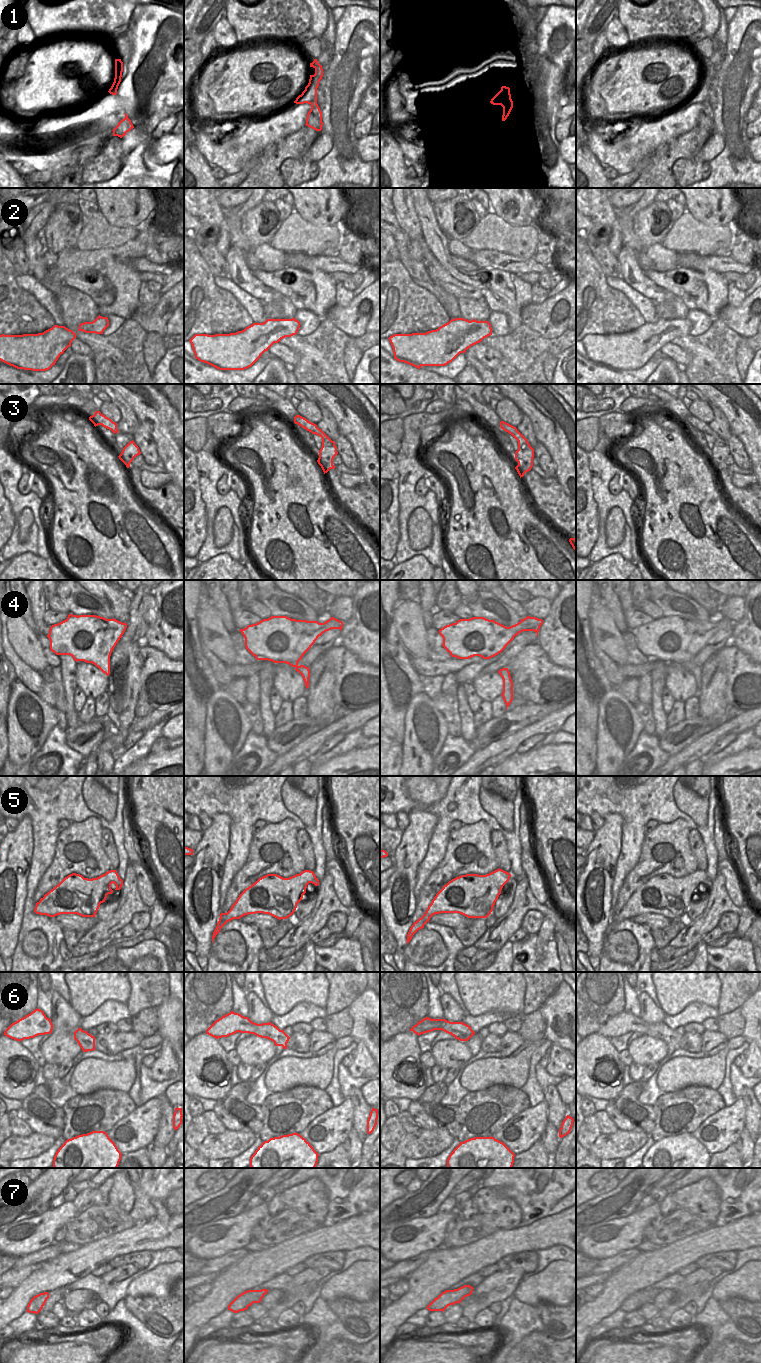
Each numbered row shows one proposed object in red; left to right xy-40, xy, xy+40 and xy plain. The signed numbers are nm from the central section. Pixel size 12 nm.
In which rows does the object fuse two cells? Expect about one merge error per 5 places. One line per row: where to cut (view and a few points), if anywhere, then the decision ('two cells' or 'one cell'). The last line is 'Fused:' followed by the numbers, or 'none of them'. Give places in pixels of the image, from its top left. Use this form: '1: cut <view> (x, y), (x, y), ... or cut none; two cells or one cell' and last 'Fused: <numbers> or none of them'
1: cut none; one cell
2: cut none; one cell
3: cut none; one cell
4: cut none; one cell
5: cut none; one cell
6: cut none; one cell
7: cut none; one cell
Fused: none of them

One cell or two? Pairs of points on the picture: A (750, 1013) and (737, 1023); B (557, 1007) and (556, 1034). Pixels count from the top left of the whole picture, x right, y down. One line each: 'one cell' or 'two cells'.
A: two cells
B: one cell

